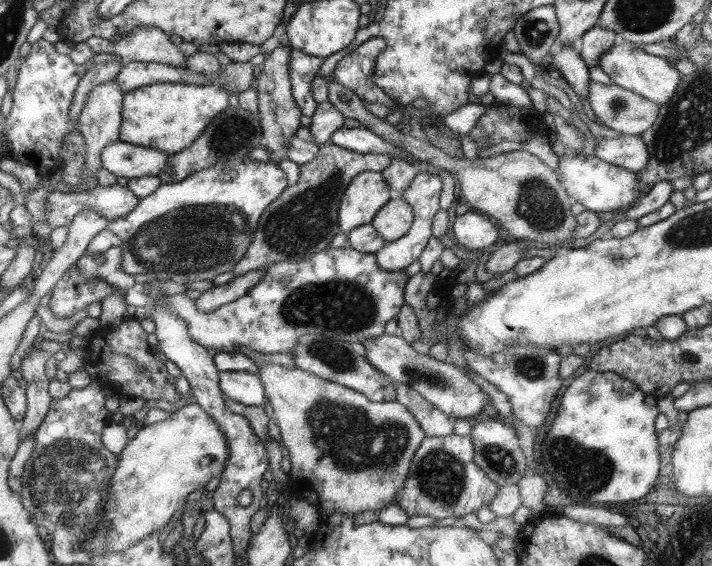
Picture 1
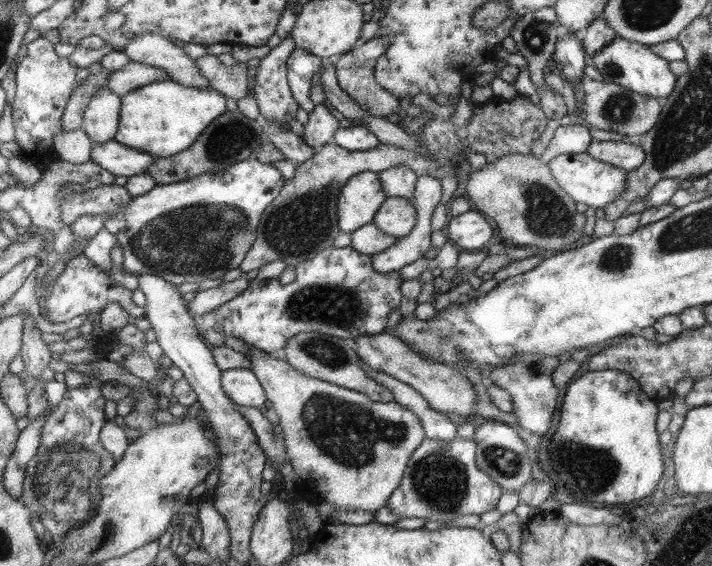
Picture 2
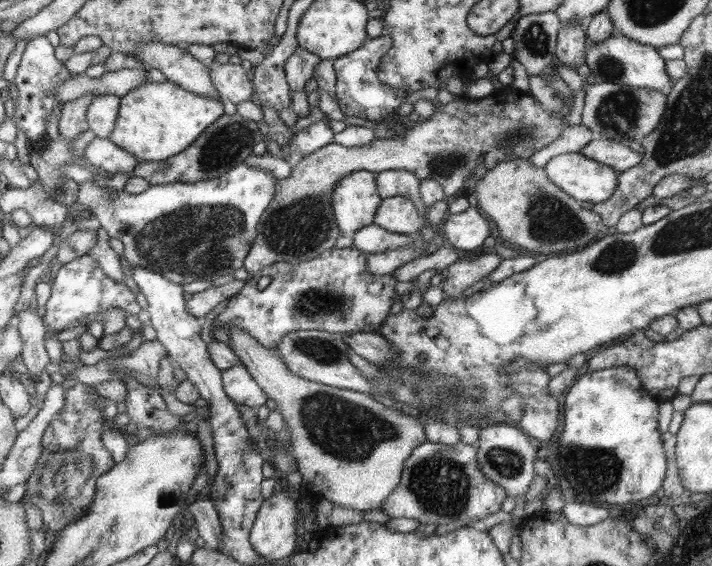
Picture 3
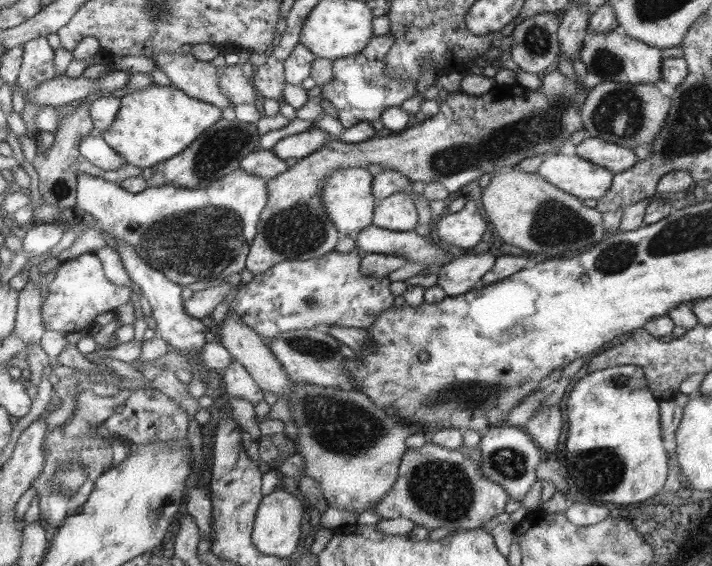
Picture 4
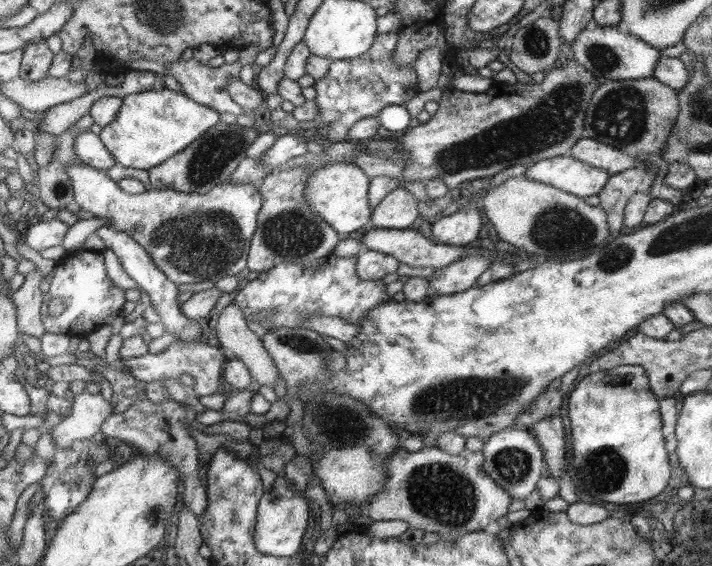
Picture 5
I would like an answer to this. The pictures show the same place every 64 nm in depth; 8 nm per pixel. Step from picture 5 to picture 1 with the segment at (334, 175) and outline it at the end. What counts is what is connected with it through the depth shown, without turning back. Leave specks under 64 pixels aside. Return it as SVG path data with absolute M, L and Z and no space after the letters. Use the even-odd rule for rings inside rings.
M381 172L360 173L344 191L339 205L341 232L348 234L360 226L370 225L392 197L391 188Z

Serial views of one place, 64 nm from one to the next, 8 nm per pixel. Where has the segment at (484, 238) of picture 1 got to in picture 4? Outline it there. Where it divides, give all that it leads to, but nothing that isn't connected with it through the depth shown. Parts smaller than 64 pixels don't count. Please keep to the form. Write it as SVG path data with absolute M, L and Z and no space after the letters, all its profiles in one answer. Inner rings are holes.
M468 198L466 206L456 214L446 214L432 225L437 243L454 244L458 248L474 248L480 244L488 222L480 214L480 202Z

